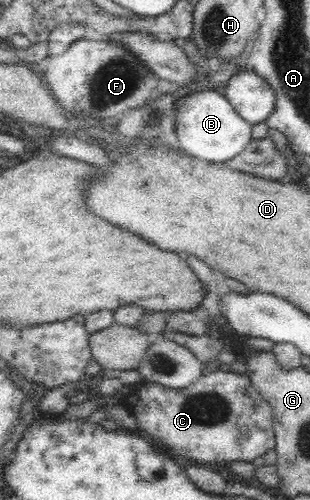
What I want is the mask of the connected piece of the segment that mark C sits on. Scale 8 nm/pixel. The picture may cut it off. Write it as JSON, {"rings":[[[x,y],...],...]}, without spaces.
{"rings":[[[217,370],[201,376],[195,384],[184,389],[173,390],[153,382],[139,382],[137,389],[119,404],[136,418],[136,427],[143,430],[149,438],[163,442],[173,454],[193,458],[199,462],[222,464],[231,461],[253,462],[276,446],[276,426],[271,406],[253,388],[250,377],[231,371]]]}

